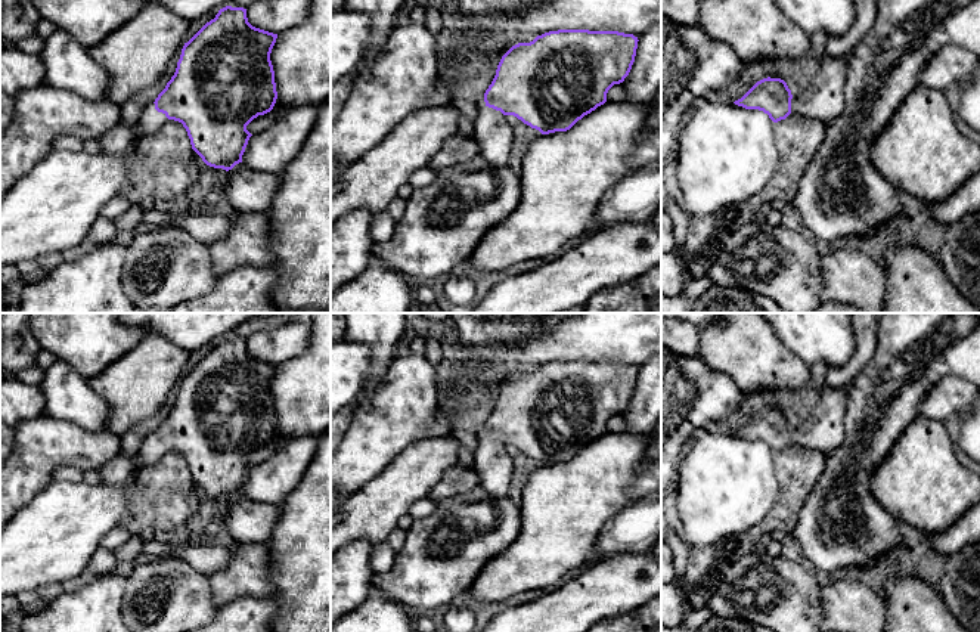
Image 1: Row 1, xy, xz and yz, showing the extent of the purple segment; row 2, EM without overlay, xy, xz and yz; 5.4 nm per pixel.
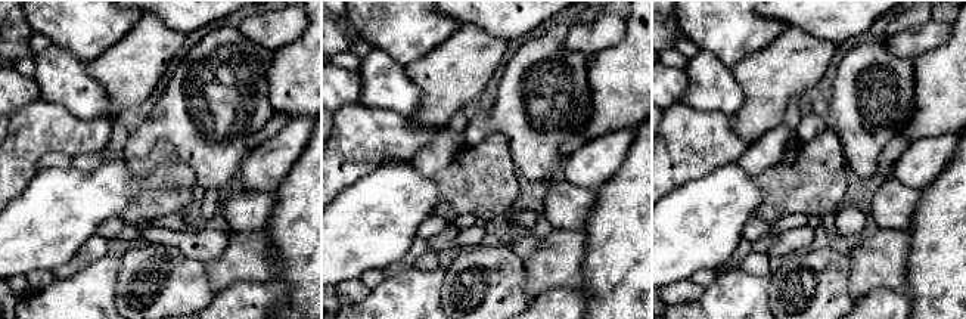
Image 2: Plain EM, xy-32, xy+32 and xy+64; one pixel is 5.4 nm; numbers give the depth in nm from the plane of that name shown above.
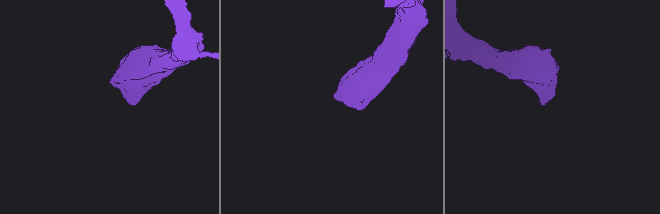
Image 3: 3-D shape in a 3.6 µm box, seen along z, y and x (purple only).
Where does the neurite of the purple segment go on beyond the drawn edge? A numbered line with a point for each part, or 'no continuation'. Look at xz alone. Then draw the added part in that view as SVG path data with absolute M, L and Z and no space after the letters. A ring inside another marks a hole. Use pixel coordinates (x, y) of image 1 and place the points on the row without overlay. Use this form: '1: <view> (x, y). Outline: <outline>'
1: xz (492, 462). Outline: M477 434L478 446L474 452L474 468L480 478L480 487L489 495L500 498L509 492L514 464L500 442Z

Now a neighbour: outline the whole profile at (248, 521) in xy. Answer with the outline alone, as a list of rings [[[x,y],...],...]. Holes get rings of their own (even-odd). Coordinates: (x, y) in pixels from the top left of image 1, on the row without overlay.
[[[239,493],[227,502],[224,527],[236,543],[267,543],[280,512],[279,505],[257,502]]]

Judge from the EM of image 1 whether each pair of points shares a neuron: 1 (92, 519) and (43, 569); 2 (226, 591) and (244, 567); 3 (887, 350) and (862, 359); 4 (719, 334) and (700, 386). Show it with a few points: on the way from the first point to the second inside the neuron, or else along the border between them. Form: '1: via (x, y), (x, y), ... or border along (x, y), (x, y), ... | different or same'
1: via (80, 530), (53, 557) | same
2: via (230, 585), (242, 573) | same
3: border along (878, 328), (872, 358), (850, 383) | different
4: border along (700, 355), (712, 368), (723, 371), (737, 384) | different

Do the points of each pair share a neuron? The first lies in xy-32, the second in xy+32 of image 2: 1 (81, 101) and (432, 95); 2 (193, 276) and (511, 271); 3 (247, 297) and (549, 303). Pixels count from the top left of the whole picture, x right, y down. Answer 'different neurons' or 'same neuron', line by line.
1: different neurons
2: same neuron
3: same neuron

